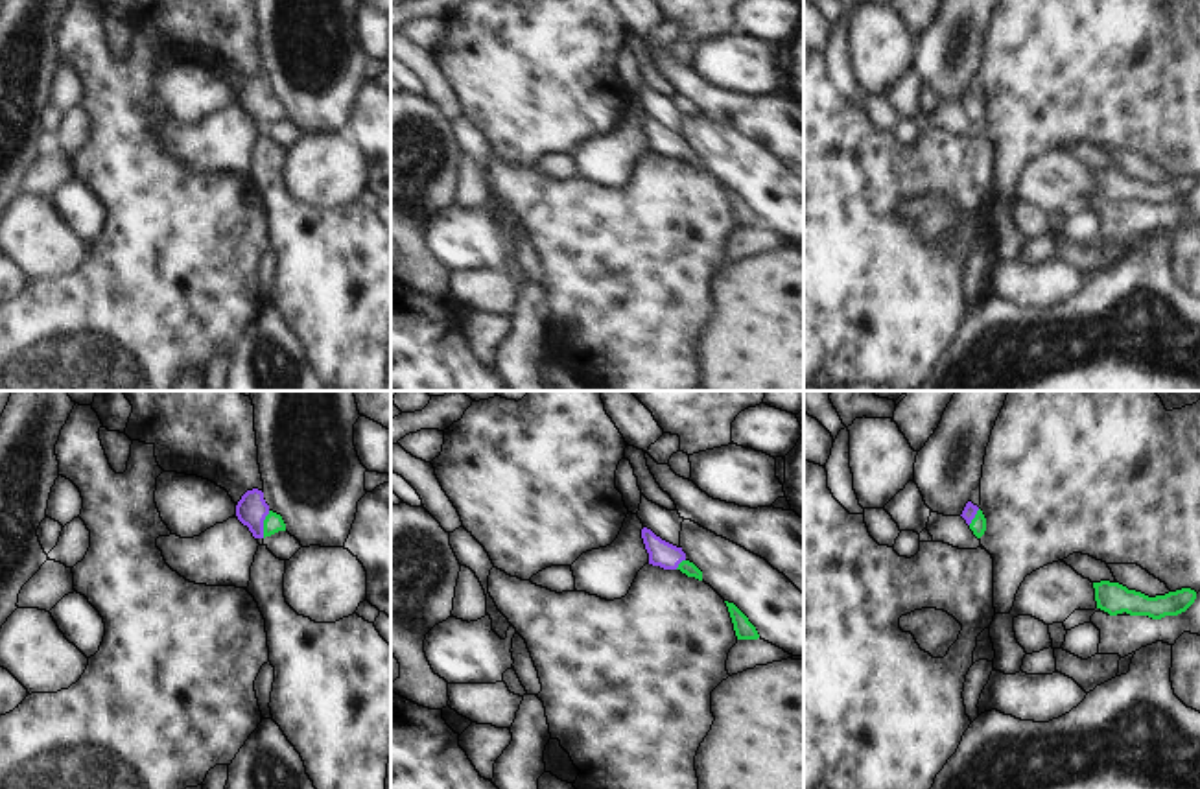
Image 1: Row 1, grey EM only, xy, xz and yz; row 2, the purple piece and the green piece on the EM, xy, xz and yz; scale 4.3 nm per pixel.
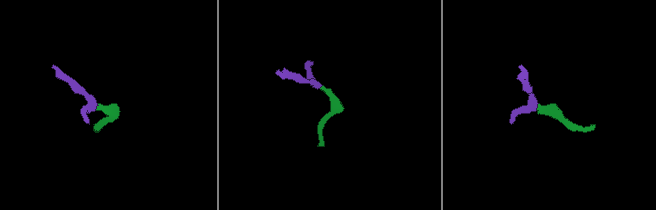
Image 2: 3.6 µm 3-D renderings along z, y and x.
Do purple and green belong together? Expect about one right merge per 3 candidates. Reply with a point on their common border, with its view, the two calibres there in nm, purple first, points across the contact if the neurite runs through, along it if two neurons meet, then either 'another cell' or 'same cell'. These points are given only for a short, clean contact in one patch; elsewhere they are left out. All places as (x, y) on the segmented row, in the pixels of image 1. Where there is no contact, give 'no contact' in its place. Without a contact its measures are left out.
meets purple in xy at (262, 524); 140 nm thick on the purple side, 90 nm on the other; runs through xy (251, 509), (262, 524), (273, 522); same cell

